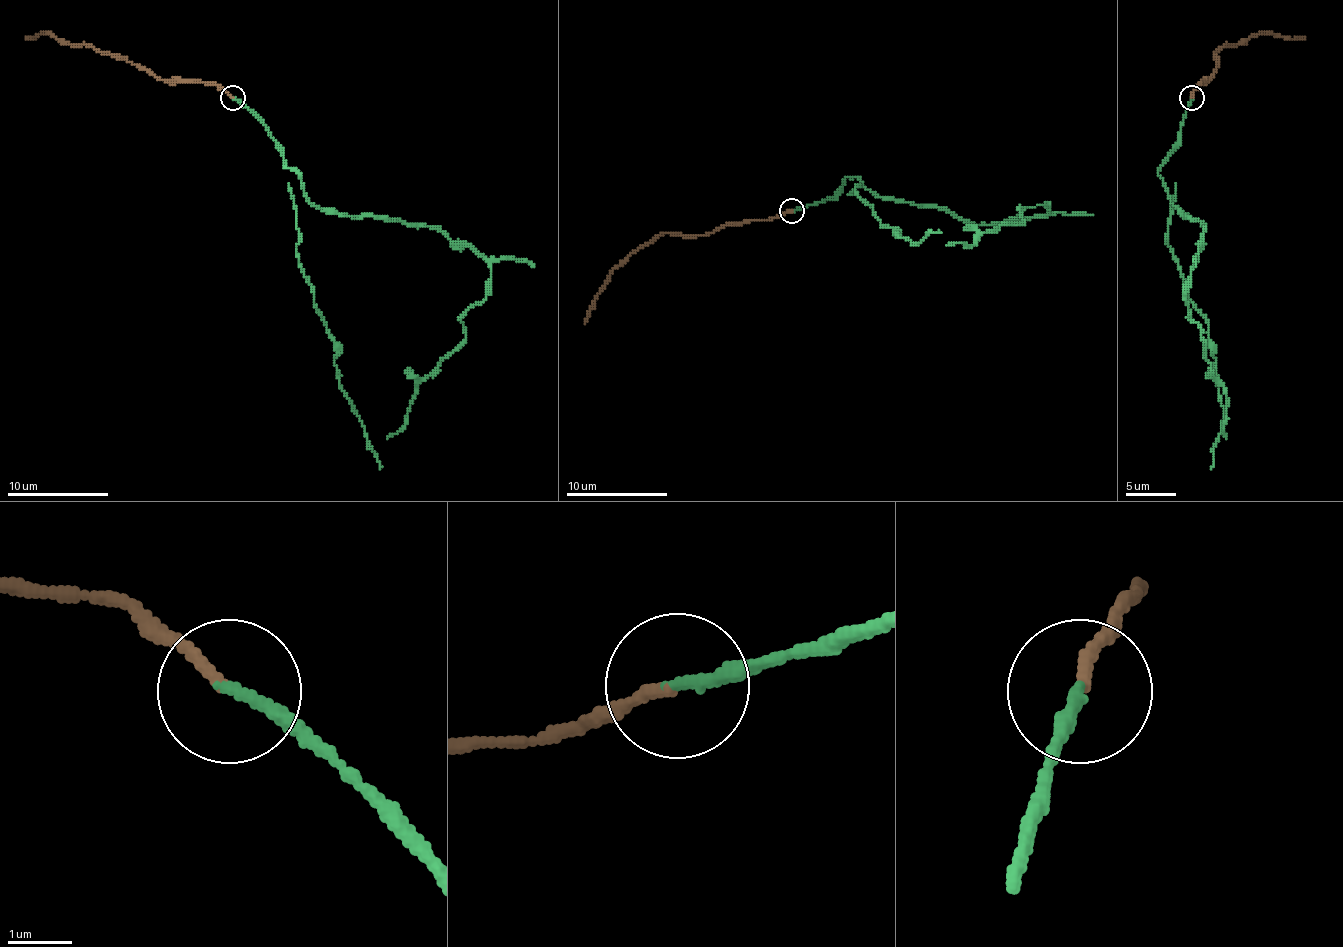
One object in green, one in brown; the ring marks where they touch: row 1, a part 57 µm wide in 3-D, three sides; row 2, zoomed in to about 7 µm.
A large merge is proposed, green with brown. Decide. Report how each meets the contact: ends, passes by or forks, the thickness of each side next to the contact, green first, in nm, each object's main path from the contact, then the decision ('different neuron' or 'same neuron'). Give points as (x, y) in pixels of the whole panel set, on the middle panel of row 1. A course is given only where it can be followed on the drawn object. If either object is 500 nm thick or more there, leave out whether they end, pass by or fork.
green ends there; brown ends there; 200 nm thick on the green side, 180 nm on the other; green runs (792, 210), (830, 200), (850, 177), (977, 225), (1050, 210), (1022, 207), (1025, 220), (946, 245); brown runs (792, 210), (767, 220), (726, 222), (703, 235), (678, 232), (655, 235), (620, 263), (584, 324); same neuron

